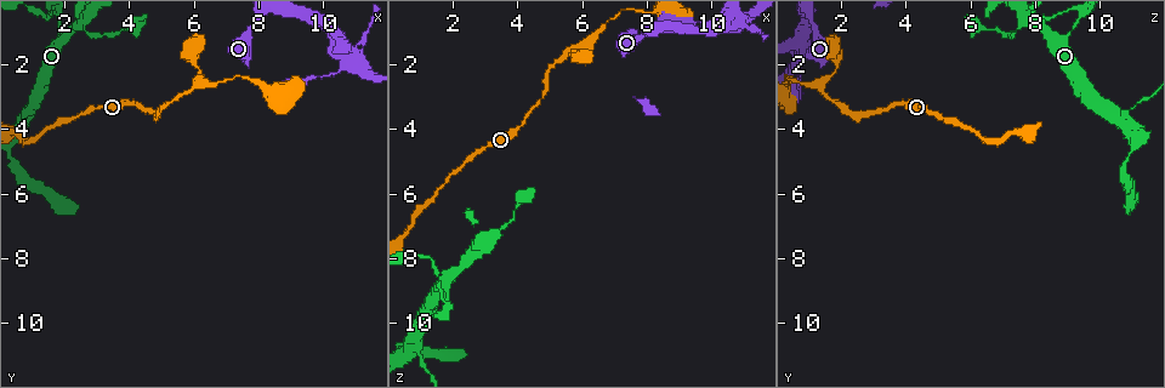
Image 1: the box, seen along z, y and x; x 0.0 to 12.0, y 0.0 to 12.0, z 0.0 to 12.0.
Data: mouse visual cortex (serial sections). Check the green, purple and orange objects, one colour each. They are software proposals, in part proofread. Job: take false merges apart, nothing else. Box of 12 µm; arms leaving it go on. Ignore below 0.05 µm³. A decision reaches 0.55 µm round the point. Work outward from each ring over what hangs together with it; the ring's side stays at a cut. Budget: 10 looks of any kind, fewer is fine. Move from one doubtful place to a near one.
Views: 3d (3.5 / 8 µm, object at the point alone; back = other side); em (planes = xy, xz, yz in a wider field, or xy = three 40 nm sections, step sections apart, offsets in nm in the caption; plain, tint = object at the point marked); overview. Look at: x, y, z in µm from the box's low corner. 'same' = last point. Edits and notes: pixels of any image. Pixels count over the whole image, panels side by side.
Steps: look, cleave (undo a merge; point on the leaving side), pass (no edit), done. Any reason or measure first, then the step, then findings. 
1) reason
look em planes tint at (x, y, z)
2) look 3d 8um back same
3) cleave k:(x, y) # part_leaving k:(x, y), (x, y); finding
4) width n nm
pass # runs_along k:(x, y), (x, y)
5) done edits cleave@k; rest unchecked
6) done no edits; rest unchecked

look 3d 3.5um at (10.7, 1.6, 0.8)

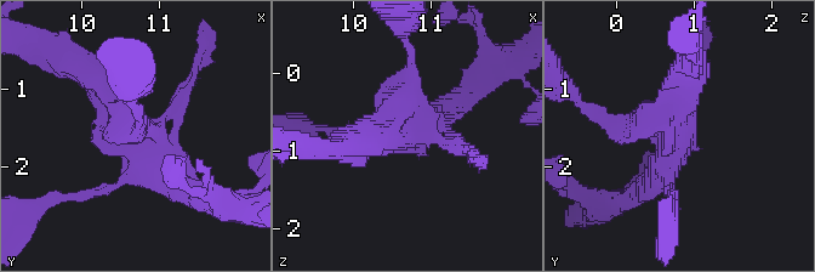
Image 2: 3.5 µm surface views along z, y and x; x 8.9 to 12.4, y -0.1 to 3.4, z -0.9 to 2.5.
look em xy step 5 tint at (10.65, 1.55, 0.75)

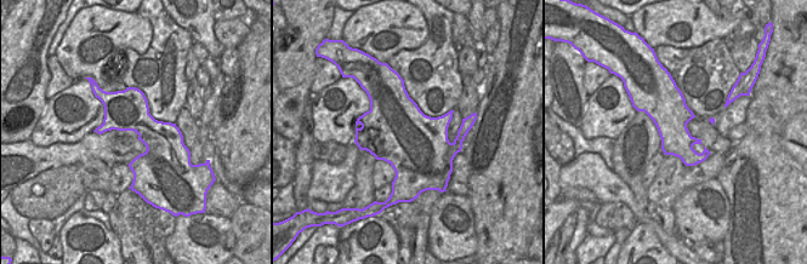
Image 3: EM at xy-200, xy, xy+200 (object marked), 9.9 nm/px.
width 650 nm
pass # runs_along 2:(689, 66), (668, 163), (671, 192); all the same cell

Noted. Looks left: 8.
sharp bend
look 3d 3.5um at (1.8, 0.8, 9.2)

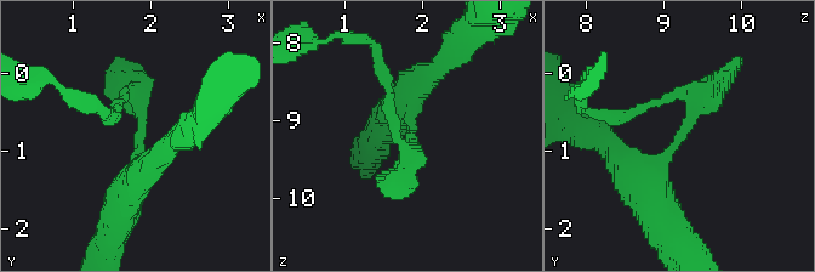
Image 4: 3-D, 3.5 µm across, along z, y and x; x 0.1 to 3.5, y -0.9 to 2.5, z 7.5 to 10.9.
arms 3; arm_widths 150, 250, 450 nm
look em xy step 1 tint at (1.85, 0.80, 9.20)

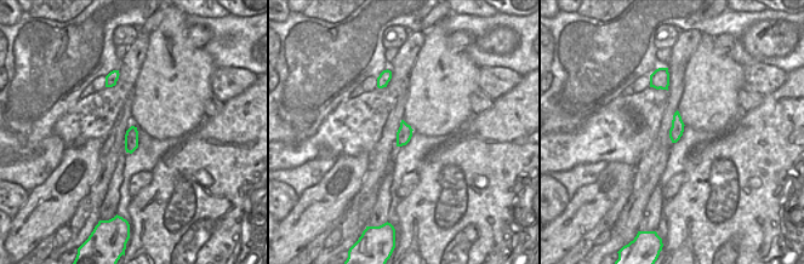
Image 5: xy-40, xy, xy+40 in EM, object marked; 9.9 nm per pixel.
width 150 nm
cleave 4:(636, 111) # part_leaving 4:(683, 94), (627, 117), (581, 105); two cells meet here

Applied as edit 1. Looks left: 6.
branch point
look 3d 3.5um at (0.8, 3.8, 10.5)

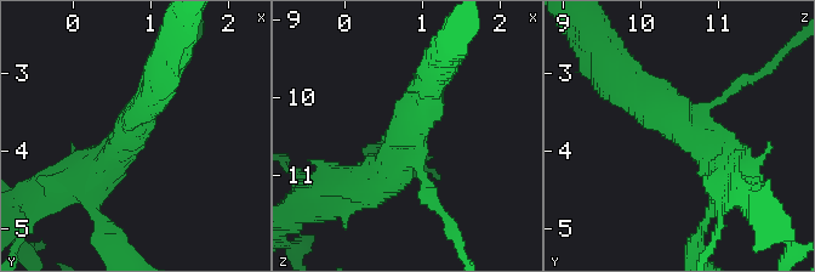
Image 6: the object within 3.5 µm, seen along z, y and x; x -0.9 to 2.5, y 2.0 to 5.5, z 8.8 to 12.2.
look em xy step 2 tint at (0.80, 3.75, 10.55)

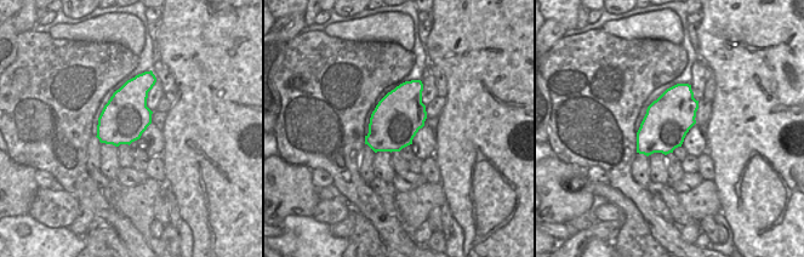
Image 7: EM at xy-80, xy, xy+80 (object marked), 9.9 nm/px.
arm_widths 150, 400, 450 nm
pass # runs_along 6:(622, 80), (704, 141), (722, 177); one cell here

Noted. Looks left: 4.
sharp bend
look 3d 3.5um at (6.1, 2.6, 1.4)

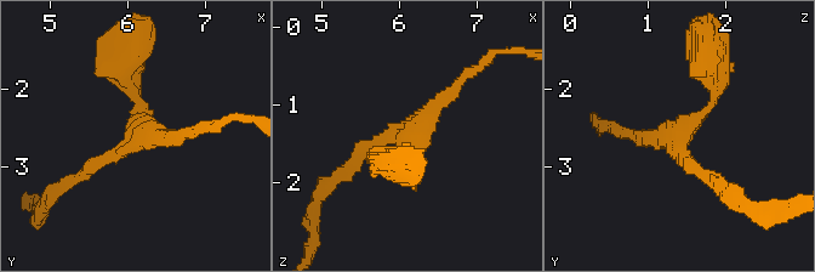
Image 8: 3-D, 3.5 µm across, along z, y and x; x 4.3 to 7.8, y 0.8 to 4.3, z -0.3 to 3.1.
arms 3; arm_widths 100, 200, 200 nm; now the EM
look em xy step 3 tint at (6.10, 2.60, 1.40)

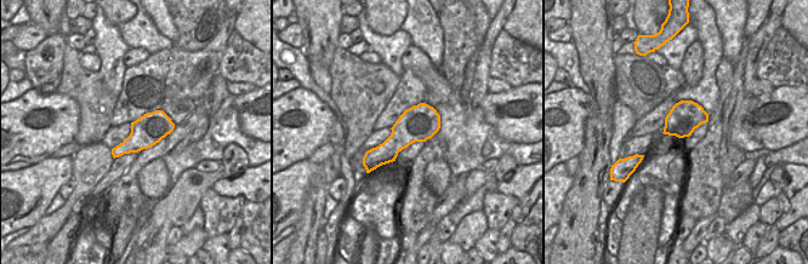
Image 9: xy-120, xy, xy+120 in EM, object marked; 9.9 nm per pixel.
pass # runs_along 8:(353, 165), (468, 75); continuous, no second cell

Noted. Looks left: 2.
done edits cleave@4; rest unchecked

